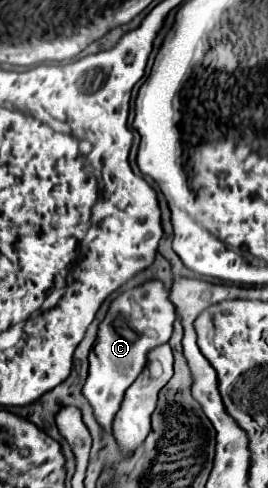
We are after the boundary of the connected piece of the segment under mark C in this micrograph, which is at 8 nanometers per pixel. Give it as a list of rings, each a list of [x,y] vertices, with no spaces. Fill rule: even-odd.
[[[157,280],[127,290],[111,302],[109,312],[99,326],[95,346],[89,354],[89,376],[83,386],[83,396],[89,400],[95,420],[99,422],[103,432],[111,432],[113,418],[121,408],[127,388],[137,380],[137,376],[143,372],[147,364],[147,354],[153,348],[169,342],[173,334],[173,322],[175,322],[175,306],[169,300],[169,288]],[[135,302],[145,312],[141,320],[131,318],[131,306]]]

